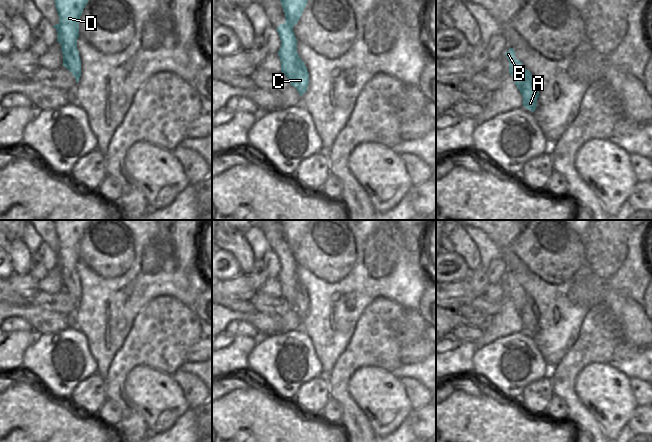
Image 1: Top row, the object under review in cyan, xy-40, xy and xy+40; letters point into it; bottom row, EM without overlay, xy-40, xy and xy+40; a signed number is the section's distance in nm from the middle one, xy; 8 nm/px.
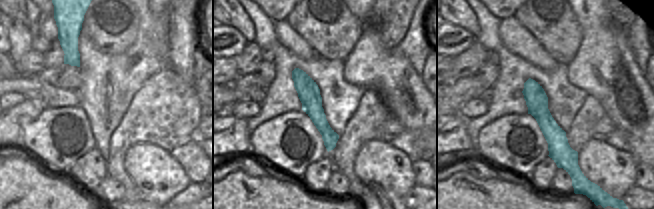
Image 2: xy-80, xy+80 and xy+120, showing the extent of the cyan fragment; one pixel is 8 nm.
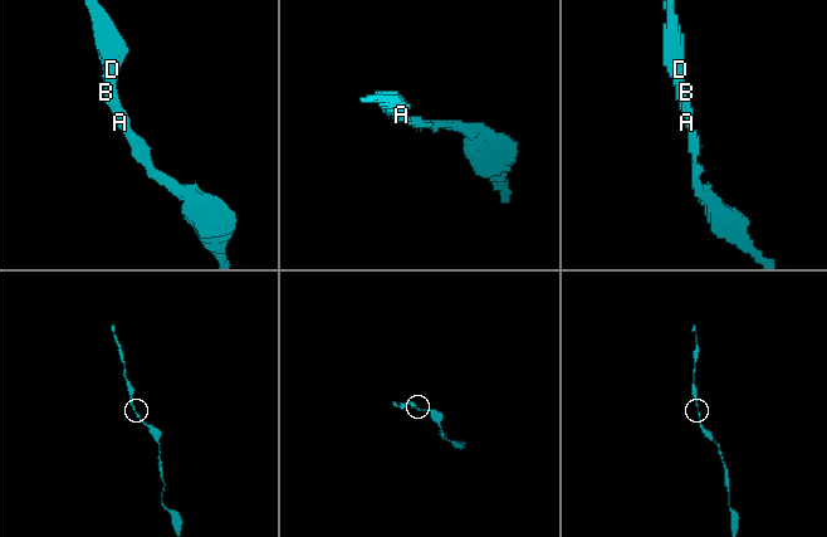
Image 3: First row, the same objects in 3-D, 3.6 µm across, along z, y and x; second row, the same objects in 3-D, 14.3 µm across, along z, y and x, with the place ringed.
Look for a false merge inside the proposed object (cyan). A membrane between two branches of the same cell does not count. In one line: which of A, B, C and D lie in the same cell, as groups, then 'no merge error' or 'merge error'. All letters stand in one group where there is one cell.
A B C D; no merge error

